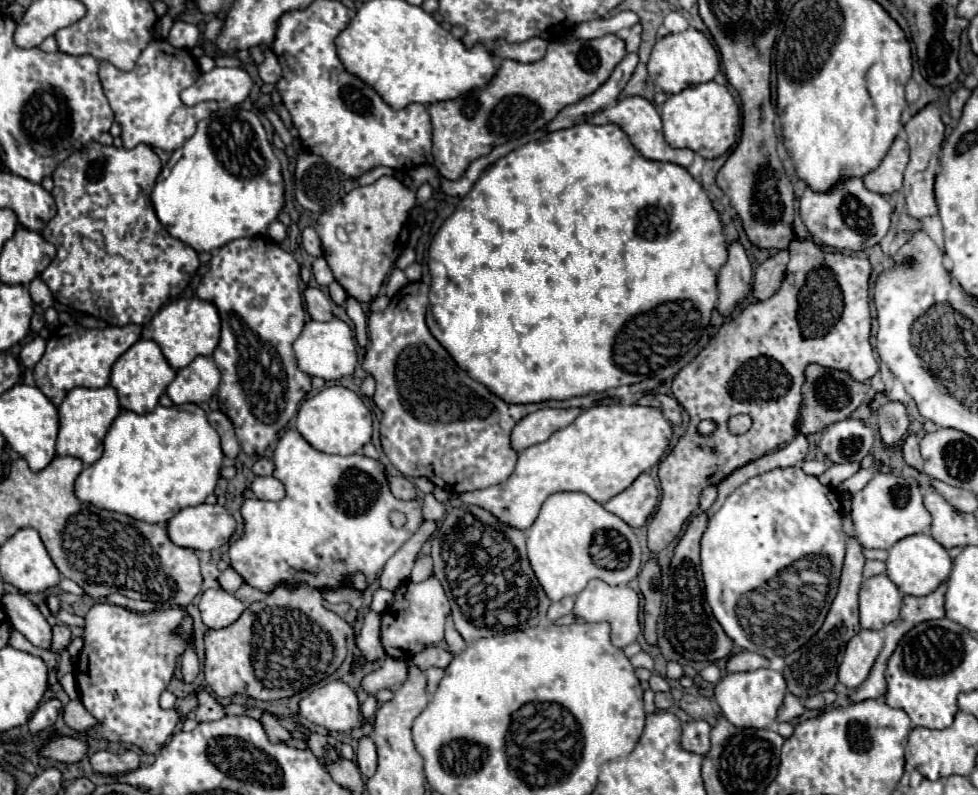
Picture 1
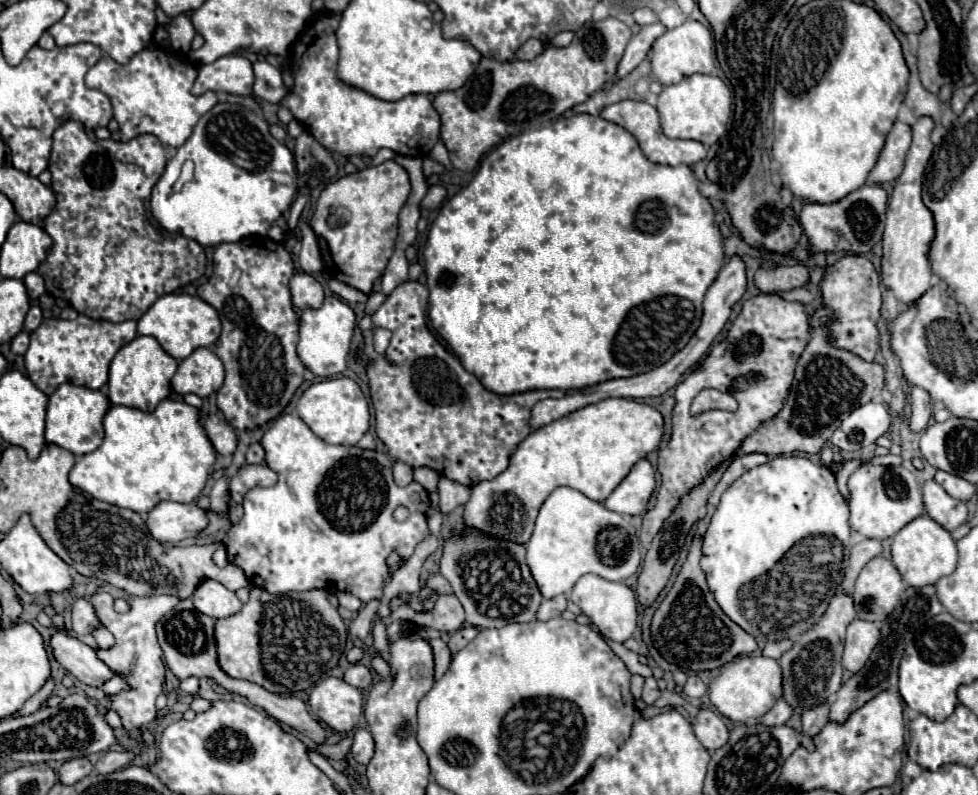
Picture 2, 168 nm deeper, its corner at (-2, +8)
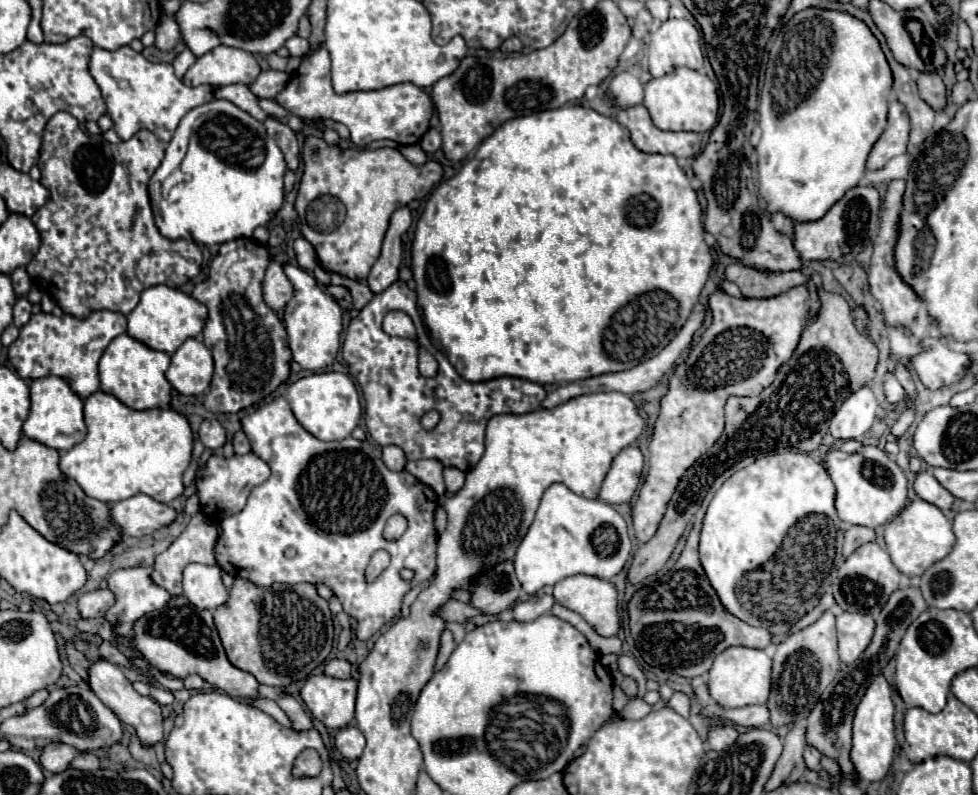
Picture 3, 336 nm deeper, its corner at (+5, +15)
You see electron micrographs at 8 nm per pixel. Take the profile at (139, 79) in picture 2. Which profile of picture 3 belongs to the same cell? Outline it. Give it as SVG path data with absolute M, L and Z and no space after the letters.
M122 46L114 52L94 48L88 70L102 90L108 106L108 116L112 118L114 130L122 140L128 140L138 130L146 128L160 140L168 142L186 112L214 100L214 88L186 88L182 80L176 78L172 64L150 62L130 46Z

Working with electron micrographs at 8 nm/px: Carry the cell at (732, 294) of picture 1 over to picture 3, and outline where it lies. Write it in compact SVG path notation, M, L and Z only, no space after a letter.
M696 304L694 310L692 310L692 314L690 314L690 318L688 318L688 322L682 326L682 330L674 336L674 340L672 340L672 342L670 342L658 356L654 356L654 358L650 358L650 360L638 364L636 368L624 370L624 372L612 372L612 374L592 376L592 378L586 378L586 380L576 380L576 382L558 386L554 392L550 392L550 394L544 398L542 408L554 408L554 406L558 406L558 404L564 404L564 402L576 398L576 396L592 394L592 392L608 392L608 390L616 390L616 392L622 392L622 394L626 394L626 396L632 396L632 394L640 394L640 392L646 392L646 390L658 386L658 384L664 380L664 376L670 372L670 368L674 366L674 362L680 358L680 354L692 344L692 338L694 338L694 334L702 328L704 320L706 320L706 306L704 306L704 304Z

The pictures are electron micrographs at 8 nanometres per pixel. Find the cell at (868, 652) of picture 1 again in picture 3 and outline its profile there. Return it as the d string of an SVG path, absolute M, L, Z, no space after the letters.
M844 612L836 616L838 628L838 652L844 664L852 664L870 644L874 634L874 620L864 614Z

